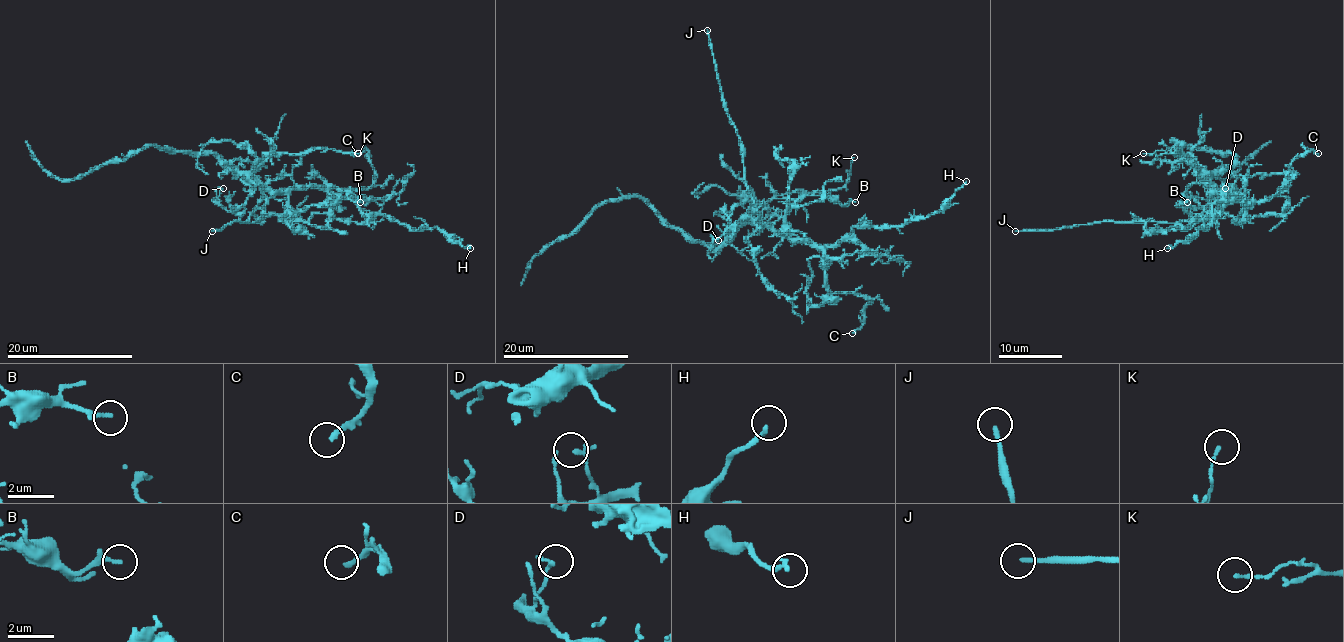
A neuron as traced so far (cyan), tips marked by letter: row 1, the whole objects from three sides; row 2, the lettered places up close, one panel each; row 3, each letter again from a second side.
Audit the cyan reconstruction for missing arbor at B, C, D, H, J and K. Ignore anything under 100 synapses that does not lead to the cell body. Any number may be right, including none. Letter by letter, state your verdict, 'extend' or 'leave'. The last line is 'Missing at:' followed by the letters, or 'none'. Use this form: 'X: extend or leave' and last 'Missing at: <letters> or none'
B: leave
C: leave
D: leave
H: leave
J: extend
K: leave
Missing at: J

